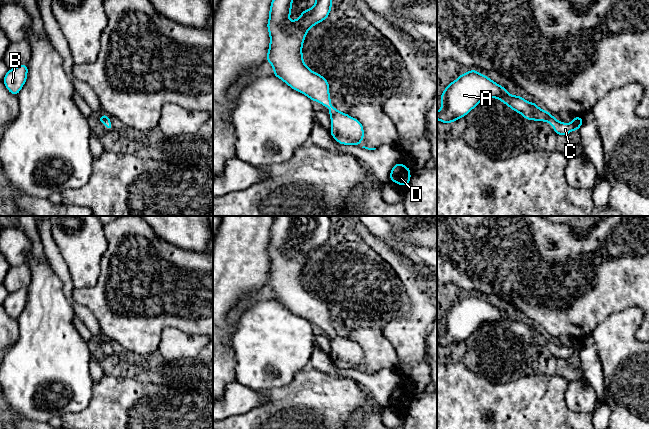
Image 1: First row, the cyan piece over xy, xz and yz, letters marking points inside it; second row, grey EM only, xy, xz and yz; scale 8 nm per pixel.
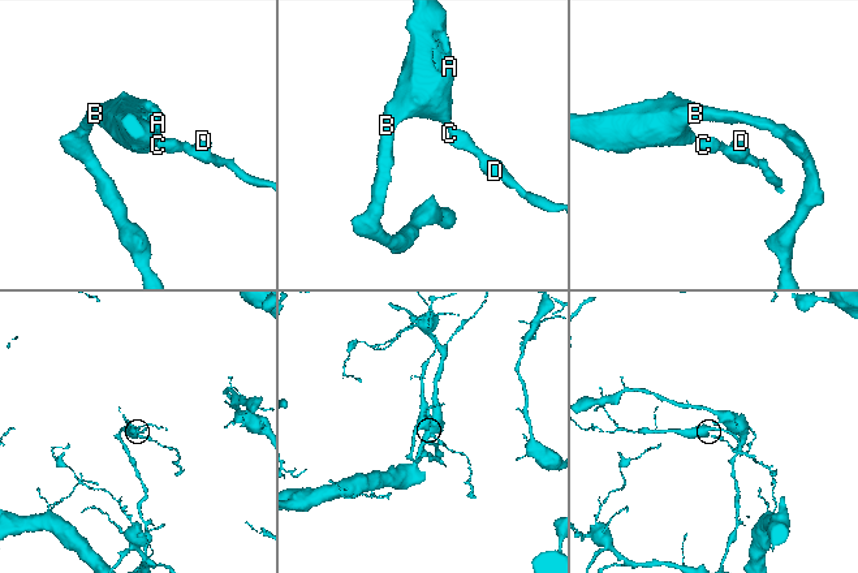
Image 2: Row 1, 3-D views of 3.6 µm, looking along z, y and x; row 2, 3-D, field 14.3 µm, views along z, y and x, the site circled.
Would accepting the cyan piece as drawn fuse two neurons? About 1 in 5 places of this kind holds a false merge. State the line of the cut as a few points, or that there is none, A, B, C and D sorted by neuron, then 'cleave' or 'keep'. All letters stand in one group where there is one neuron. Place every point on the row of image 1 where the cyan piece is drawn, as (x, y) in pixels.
no cut; A B C D; keep

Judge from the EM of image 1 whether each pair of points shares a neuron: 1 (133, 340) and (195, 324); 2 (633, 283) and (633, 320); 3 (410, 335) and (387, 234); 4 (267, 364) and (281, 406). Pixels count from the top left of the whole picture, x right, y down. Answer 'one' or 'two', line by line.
1: one
2: two
3: two
4: two

